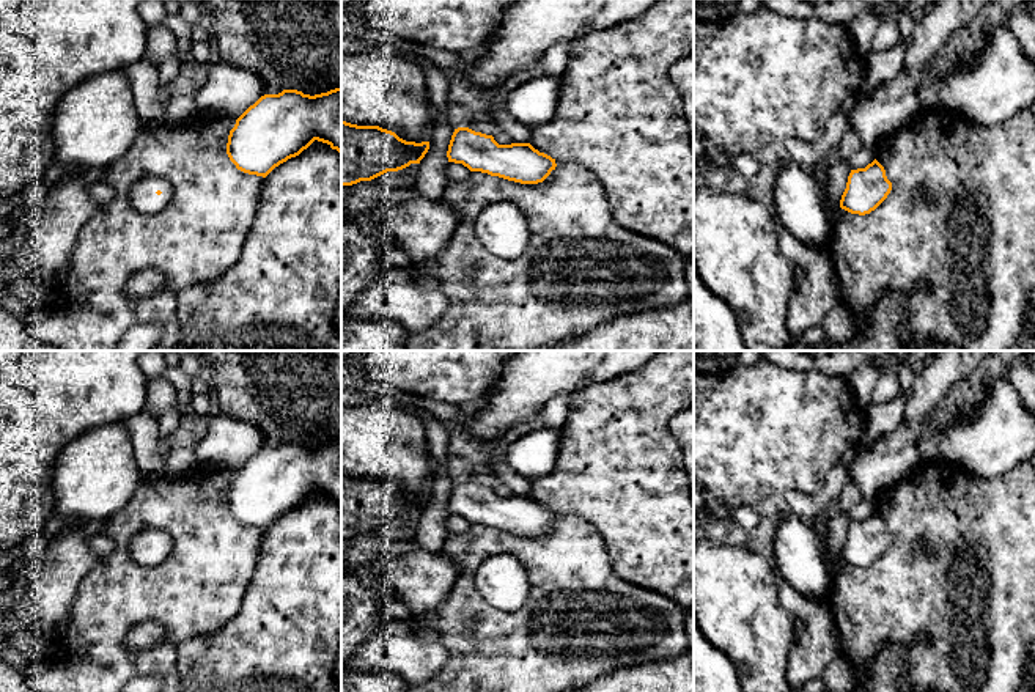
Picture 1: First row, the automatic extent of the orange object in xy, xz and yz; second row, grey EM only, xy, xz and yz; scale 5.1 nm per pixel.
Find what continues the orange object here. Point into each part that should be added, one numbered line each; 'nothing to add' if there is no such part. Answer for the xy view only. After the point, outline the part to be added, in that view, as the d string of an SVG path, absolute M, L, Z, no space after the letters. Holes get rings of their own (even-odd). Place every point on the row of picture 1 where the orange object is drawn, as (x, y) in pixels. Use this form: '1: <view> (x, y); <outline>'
1: xy (143, 197); M143 176L129 193L131 204L142 214L157 214L173 200L173 186L160 176Z

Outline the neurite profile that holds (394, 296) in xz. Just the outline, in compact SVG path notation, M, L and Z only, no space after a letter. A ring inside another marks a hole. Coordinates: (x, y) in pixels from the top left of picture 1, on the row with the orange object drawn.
M387 267L355 297L348 310L351 319L393 321L409 333L433 327L447 311L448 299L440 291L422 291L407 267Z

